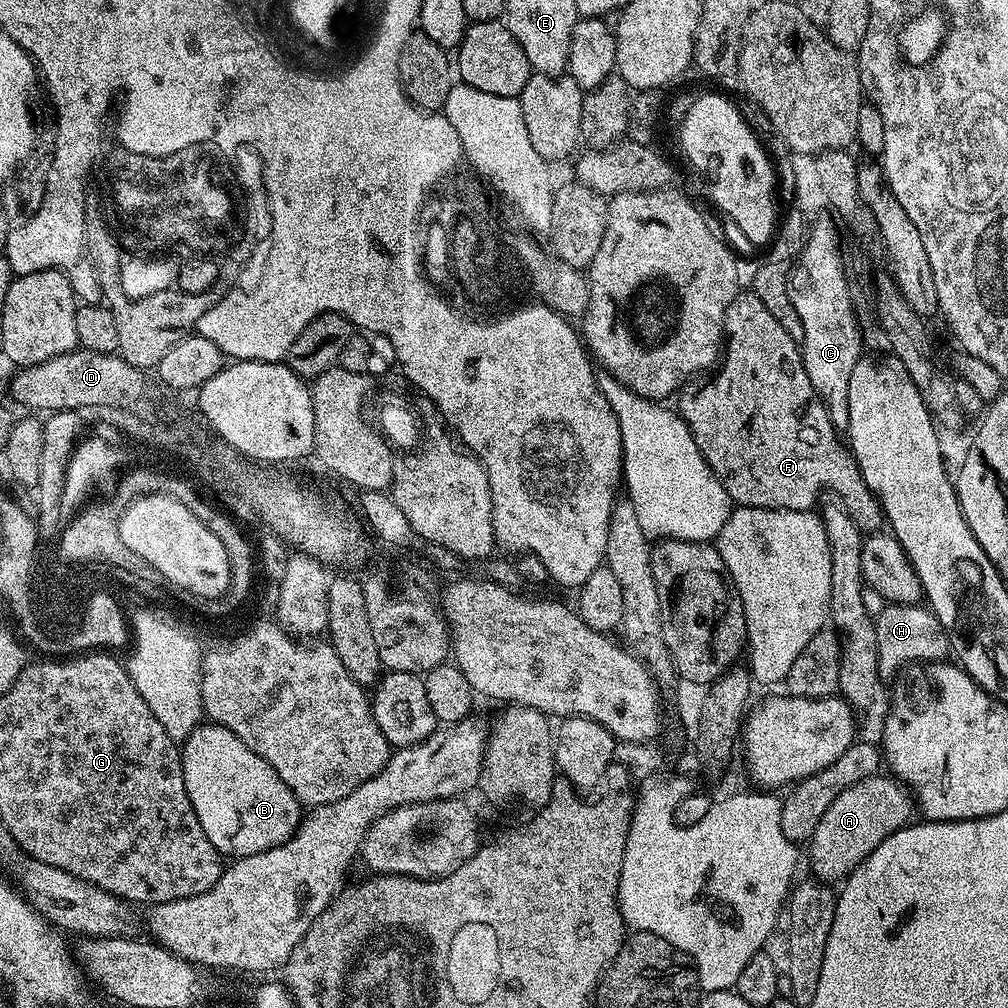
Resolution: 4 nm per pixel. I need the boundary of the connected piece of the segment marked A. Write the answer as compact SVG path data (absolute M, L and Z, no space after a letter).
M877 774L854 782L850 790L842 790L842 794L830 802L807 845L812 859L811 875L823 882L843 881L875 848L886 842L890 833L909 823L913 819L912 812L914 816L914 797L903 780L891 774Z

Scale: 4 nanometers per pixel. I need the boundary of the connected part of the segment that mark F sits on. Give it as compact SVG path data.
M750 290L737 291L724 312L724 335L726 343L722 348L720 373L697 392L681 391L678 411L688 423L702 458L722 482L733 505L807 512L817 507L816 499L823 492L832 491L836 495L833 497L854 518L861 533L879 533L885 523L879 499L866 486L860 467L852 456L852 449L832 425L827 406L811 385L803 366L801 345L796 344L786 330L782 330L778 318L774 318L774 314L766 310L762 298Z

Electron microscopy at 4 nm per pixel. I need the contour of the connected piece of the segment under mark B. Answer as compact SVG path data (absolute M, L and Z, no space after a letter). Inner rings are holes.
M202 722L182 741L182 770L186 782L186 794L190 794L190 806L206 830L206 838L224 858L253 856L286 842L296 833L302 819L302 805L296 795L278 778L278 774L238 734L215 722Z

